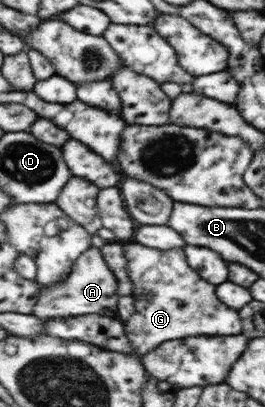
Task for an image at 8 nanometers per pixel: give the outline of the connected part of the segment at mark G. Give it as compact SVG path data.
M128 241L125 245L125 257L127 272L133 283L131 295L134 298L134 312L123 323L134 354L143 357L163 342L188 336L235 336L242 332L239 314L219 302L219 298L215 296L215 286L205 282L203 277L188 265L185 252L181 248L159 250Z

